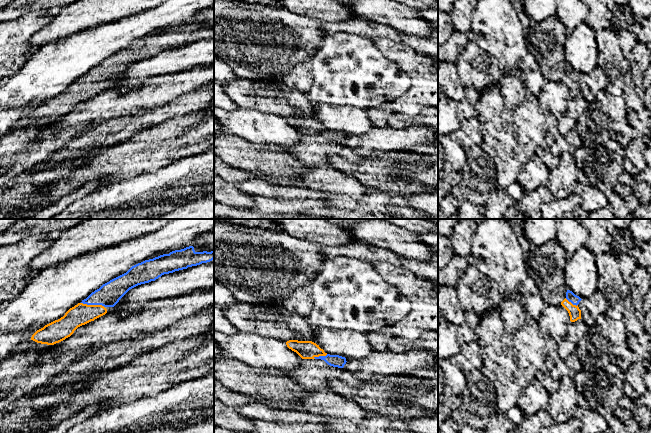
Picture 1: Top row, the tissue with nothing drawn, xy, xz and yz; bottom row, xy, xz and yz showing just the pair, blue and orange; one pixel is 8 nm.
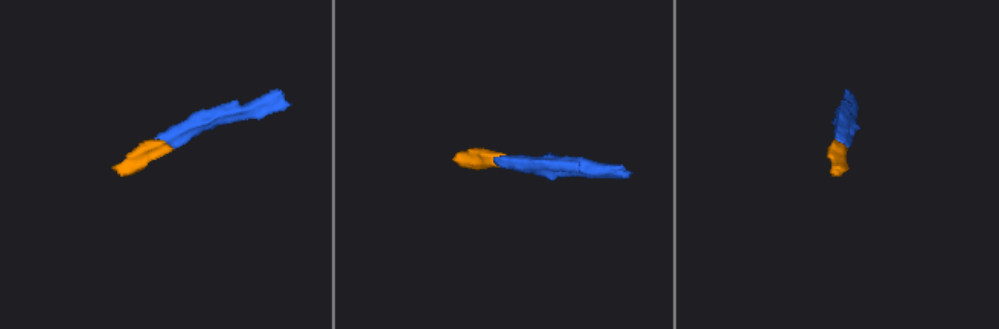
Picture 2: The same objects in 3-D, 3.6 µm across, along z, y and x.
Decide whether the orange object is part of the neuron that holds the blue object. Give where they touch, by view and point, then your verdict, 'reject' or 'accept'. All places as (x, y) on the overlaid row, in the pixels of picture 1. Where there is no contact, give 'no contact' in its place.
xy (93, 304) | accept

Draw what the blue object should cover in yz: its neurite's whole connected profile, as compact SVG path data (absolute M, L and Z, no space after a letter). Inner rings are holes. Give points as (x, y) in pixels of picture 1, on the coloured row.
M567 290L566 298L561 302L561 305L568 311L571 322L581 319L581 310L578 307L581 300L582 299L579 296L575 295L572 291Z

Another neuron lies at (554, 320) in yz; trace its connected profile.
M546 305L537 320L539 330L544 337L555 340L567 335L570 322L569 313L562 305Z

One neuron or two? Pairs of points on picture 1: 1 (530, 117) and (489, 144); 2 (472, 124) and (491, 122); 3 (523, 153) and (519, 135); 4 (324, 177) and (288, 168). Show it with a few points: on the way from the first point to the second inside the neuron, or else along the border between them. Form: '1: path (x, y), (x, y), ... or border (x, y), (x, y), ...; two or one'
1: path (520, 124), (499, 134); one
2: path (477, 125), (486, 125); one
3: border (523, 144), (518, 149); two
4: border (305, 177), (301, 184), (297, 186); two

